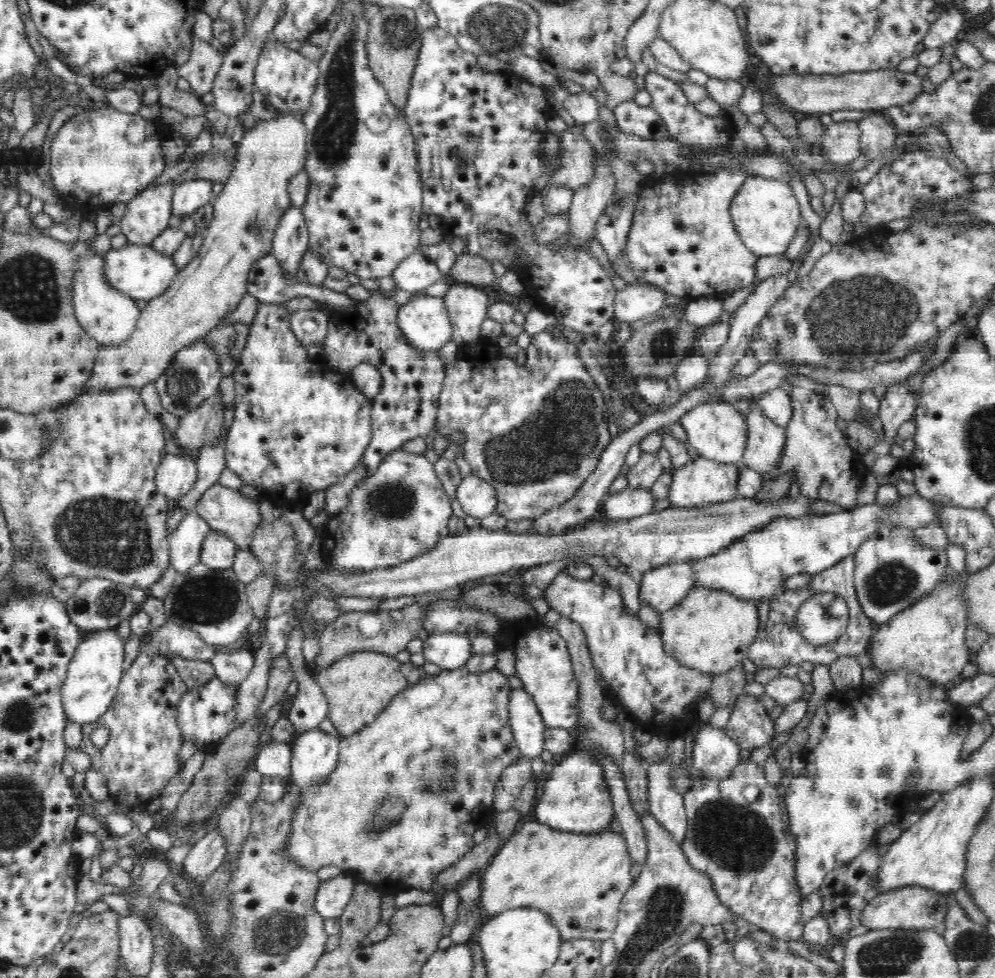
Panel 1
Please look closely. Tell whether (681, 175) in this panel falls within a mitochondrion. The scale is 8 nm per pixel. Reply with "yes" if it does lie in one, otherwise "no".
no

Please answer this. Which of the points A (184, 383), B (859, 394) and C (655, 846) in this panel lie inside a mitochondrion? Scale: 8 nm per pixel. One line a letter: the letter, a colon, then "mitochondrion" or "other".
A: mitochondrion
B: other
C: other

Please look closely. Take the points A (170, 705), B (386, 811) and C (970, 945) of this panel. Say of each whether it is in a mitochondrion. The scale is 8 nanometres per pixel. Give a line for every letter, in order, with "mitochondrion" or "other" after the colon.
A: other
B: mitochondrion
C: mitochondrion

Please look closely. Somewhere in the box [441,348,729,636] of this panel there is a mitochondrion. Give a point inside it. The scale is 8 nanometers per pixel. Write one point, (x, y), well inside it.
(571, 414)

